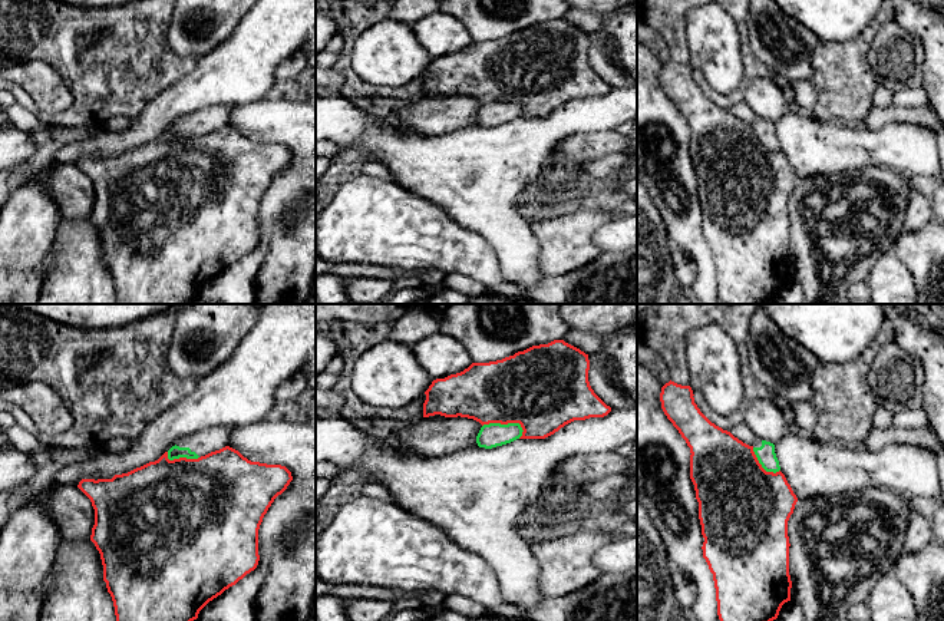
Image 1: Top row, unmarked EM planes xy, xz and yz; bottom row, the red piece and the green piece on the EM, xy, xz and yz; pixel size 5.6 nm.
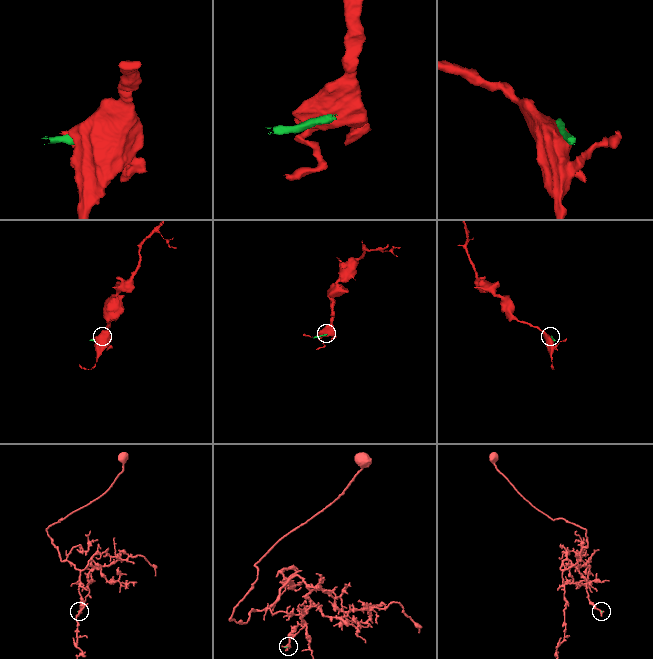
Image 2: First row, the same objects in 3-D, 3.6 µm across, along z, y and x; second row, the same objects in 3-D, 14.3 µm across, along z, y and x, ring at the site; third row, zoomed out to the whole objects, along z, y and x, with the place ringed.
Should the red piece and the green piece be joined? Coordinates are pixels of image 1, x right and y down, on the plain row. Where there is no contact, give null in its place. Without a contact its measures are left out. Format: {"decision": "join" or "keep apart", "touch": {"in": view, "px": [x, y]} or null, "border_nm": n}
{"decision": "keep apart", "touch": {"in": "xz", "px": [504, 102]}, "border_nm": 240}

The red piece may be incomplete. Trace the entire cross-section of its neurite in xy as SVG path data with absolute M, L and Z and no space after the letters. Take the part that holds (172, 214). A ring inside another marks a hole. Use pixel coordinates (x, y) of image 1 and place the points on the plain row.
M230 125L198 138L169 139L165 131L158 139L112 158L82 158L77 166L95 188L90 219L100 232L116 304L188 304L197 298L209 280L257 247L260 204L291 159L285 145L251 141Z

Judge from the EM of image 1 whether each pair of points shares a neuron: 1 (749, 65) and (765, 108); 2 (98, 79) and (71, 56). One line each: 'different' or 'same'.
1: different
2: same

